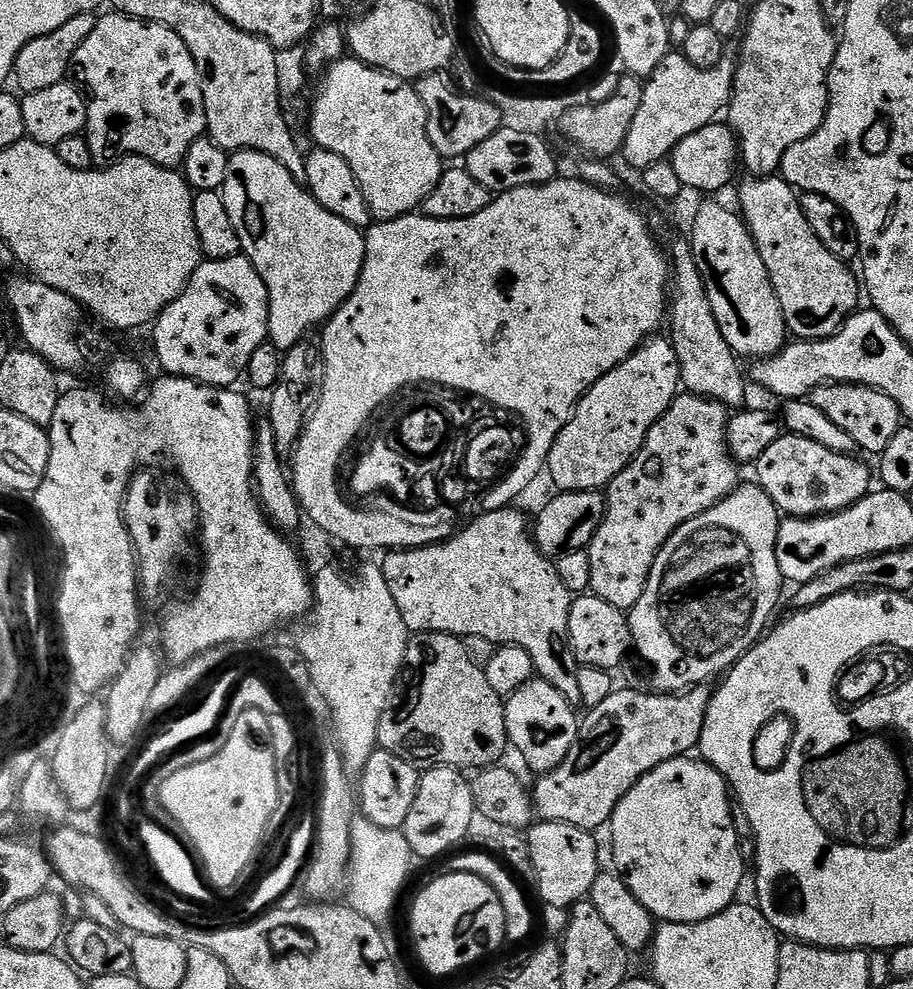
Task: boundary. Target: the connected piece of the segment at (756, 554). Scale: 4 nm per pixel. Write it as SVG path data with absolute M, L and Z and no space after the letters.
M740 486L731 495L727 496L725 500L718 502L710 510L706 510L701 516L696 516L690 522L683 524L669 538L666 546L662 546L662 550L650 570L650 578L646 582L646 590L642 594L642 598L638 598L638 602L627 613L628 625L632 631L635 655L637 652L648 663L648 668L652 671L653 676L653 685L651 684L653 689L659 690L664 694L679 694L688 691L689 688L697 684L708 684L711 681L711 676L718 675L717 677L719 677L721 674L727 673L732 665L737 660L743 658L750 651L753 644L765 635L766 629L769 627L768 619L771 618L772 611L775 610L776 603L780 600L782 577L778 570L776 543L778 542L778 530L780 529L781 519L782 516L776 504L764 493L763 488L759 486L753 486L753 488Z

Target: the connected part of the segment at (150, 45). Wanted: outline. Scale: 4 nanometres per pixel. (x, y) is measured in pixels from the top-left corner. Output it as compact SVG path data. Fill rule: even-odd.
M119 14L111 15L96 20L94 30L90 30L90 38L78 46L72 59L73 65L84 71L83 87L88 99L86 139L93 165L103 170L125 158L139 158L159 168L179 169L192 143L206 132L204 95L194 58L183 42L167 28Z

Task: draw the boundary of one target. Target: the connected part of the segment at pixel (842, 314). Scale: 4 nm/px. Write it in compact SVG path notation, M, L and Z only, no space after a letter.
M754 178L745 179L745 184L740 188L739 215L748 225L748 232L756 243L758 254L768 271L770 282L774 286L774 294L782 306L784 325L789 333L800 342L817 342L829 340L843 327L849 316L861 307L862 284L851 272L849 265L843 260L836 260L822 242L810 230L806 222L806 214L800 205L800 196L797 189L792 188L783 178L764 178L758 181Z

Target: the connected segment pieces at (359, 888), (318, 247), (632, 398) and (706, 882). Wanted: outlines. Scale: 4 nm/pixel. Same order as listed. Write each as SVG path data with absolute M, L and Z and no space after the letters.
M356 818L352 822L352 854L347 866L347 903L356 912L378 926L392 916L396 899L408 880L408 867L414 863L412 847L406 842L403 831L392 826L373 824L367 818Z
M238 152L228 161L226 170L226 182L222 189L226 214L230 214L230 222L234 226L234 234L238 234L240 252L258 270L262 282L268 291L268 340L270 344L280 351L280 354L287 354L292 351L296 344L305 339L304 336L311 328L319 329L328 323L332 316L339 311L347 300L352 297L352 291L356 288L356 283L360 277L360 271L364 265L364 237L365 233L361 229L350 226L342 222L342 218L331 216L317 200L314 199L303 187L296 185L297 177L286 166L282 166L274 158L270 158L261 152Z
M667 339L649 341L645 346L642 346L636 350L623 364L615 368L612 372L607 372L602 379L595 384L591 390L580 399L580 403L576 406L576 411L573 412L571 420L568 425L565 426L558 438L554 442L554 446L550 450L548 455L548 463L546 465L547 475L552 475L552 480L557 484L557 489L560 492L595 492L597 490L607 489L612 480L619 474L623 468L627 468L632 463L632 459L640 453L640 448L648 440L648 433L651 432L654 427L665 414L668 412L668 408L672 405L672 401L677 399L678 393L681 391L682 385L680 383L680 367L678 366L678 358L676 357L676 351L672 349L671 343Z
M691 755L679 756L647 772L620 799L610 821L612 856L620 867L619 875L634 898L660 922L698 923L714 918L734 903L736 891L744 880L746 857L740 853L742 836L736 833L728 783L703 759L692 759Z

